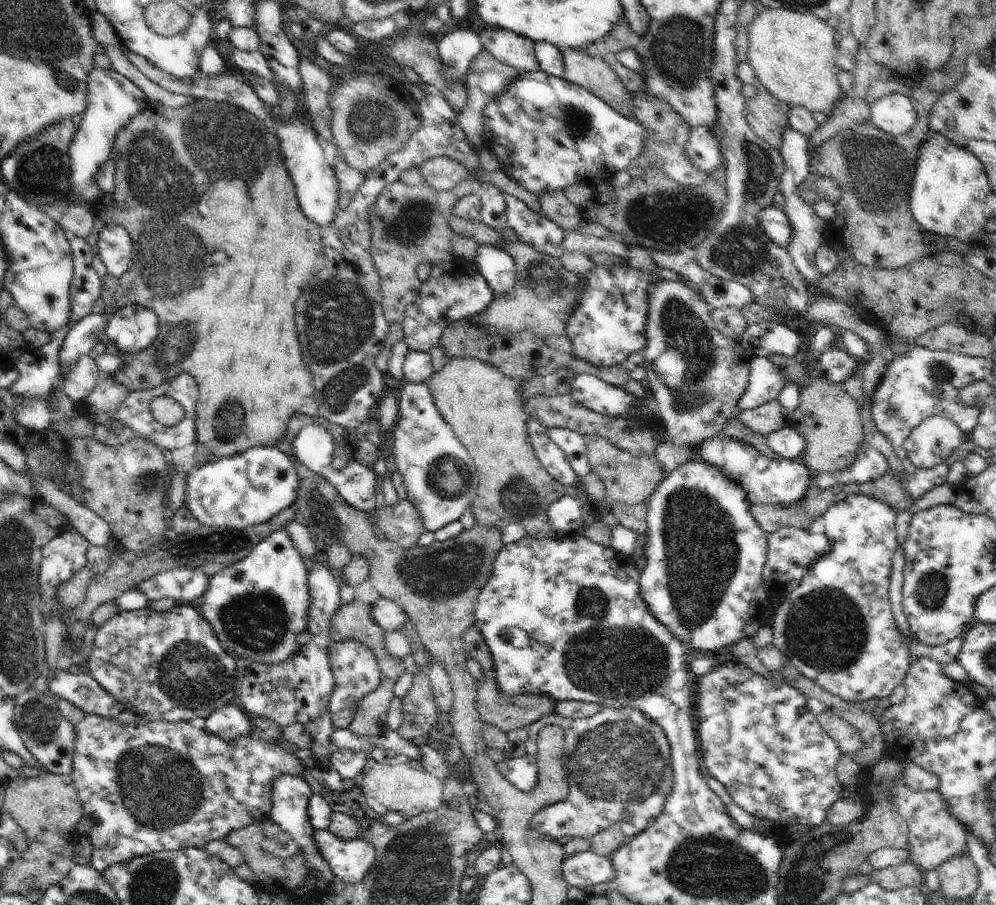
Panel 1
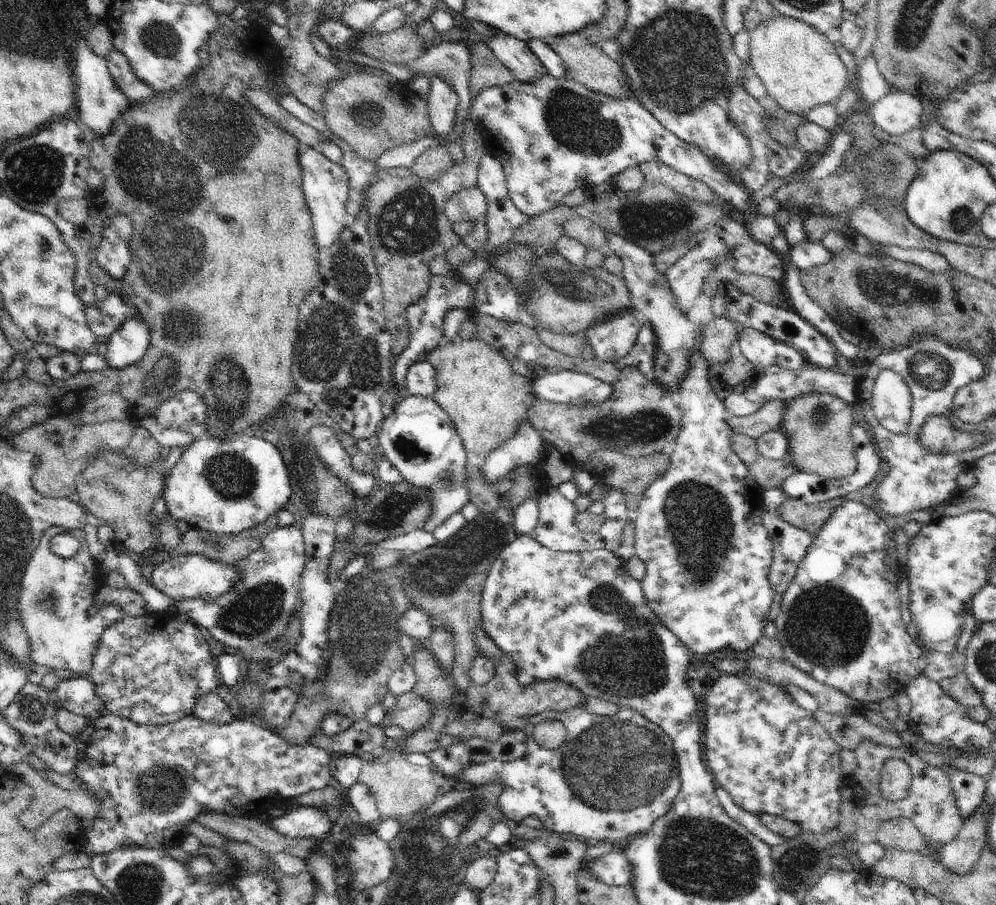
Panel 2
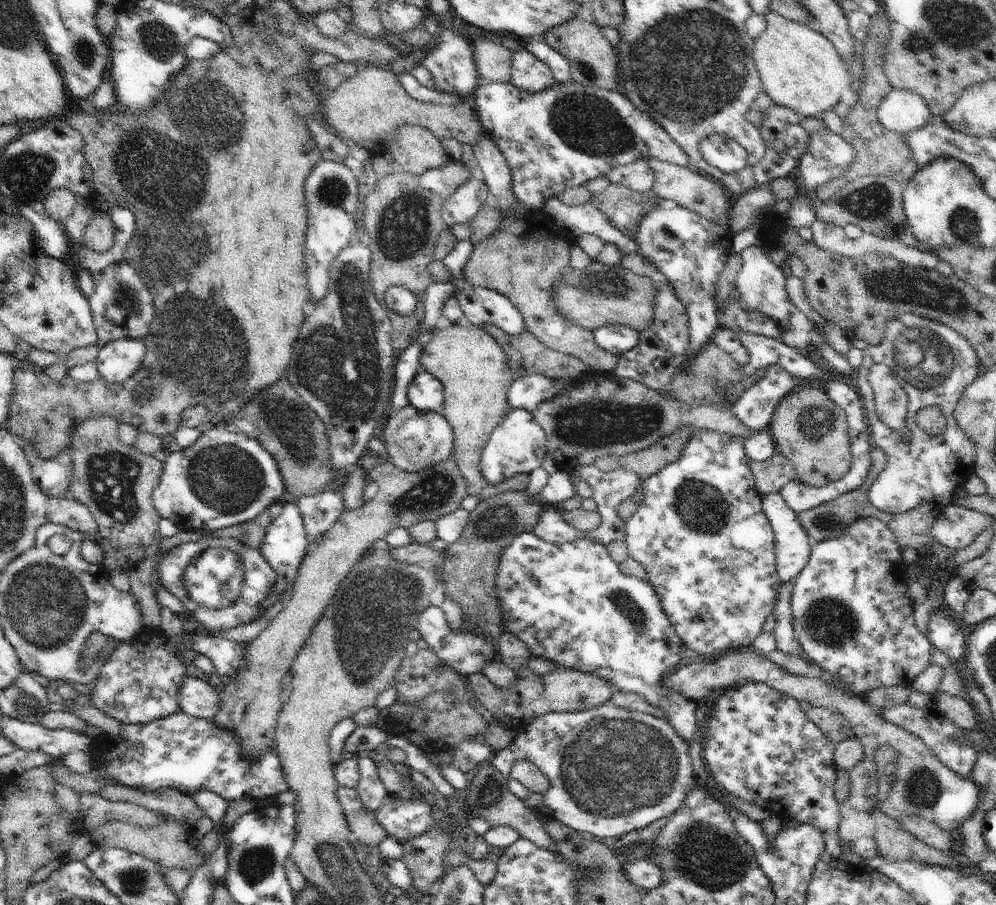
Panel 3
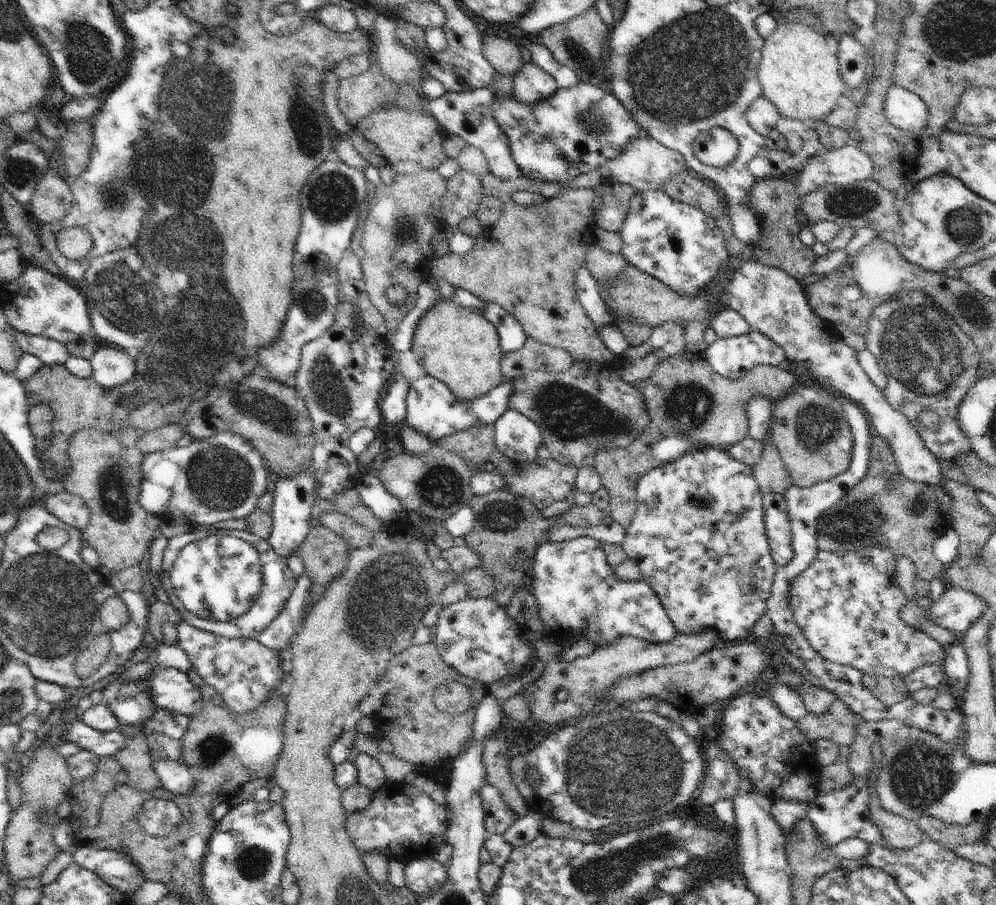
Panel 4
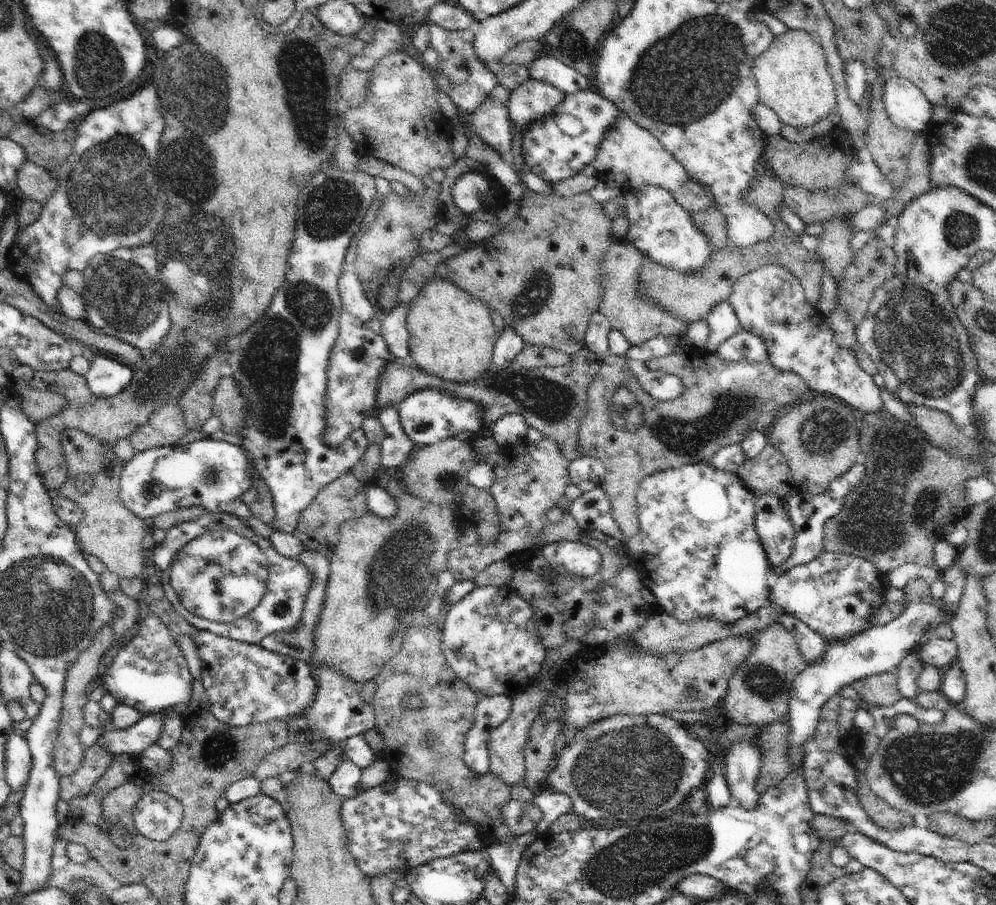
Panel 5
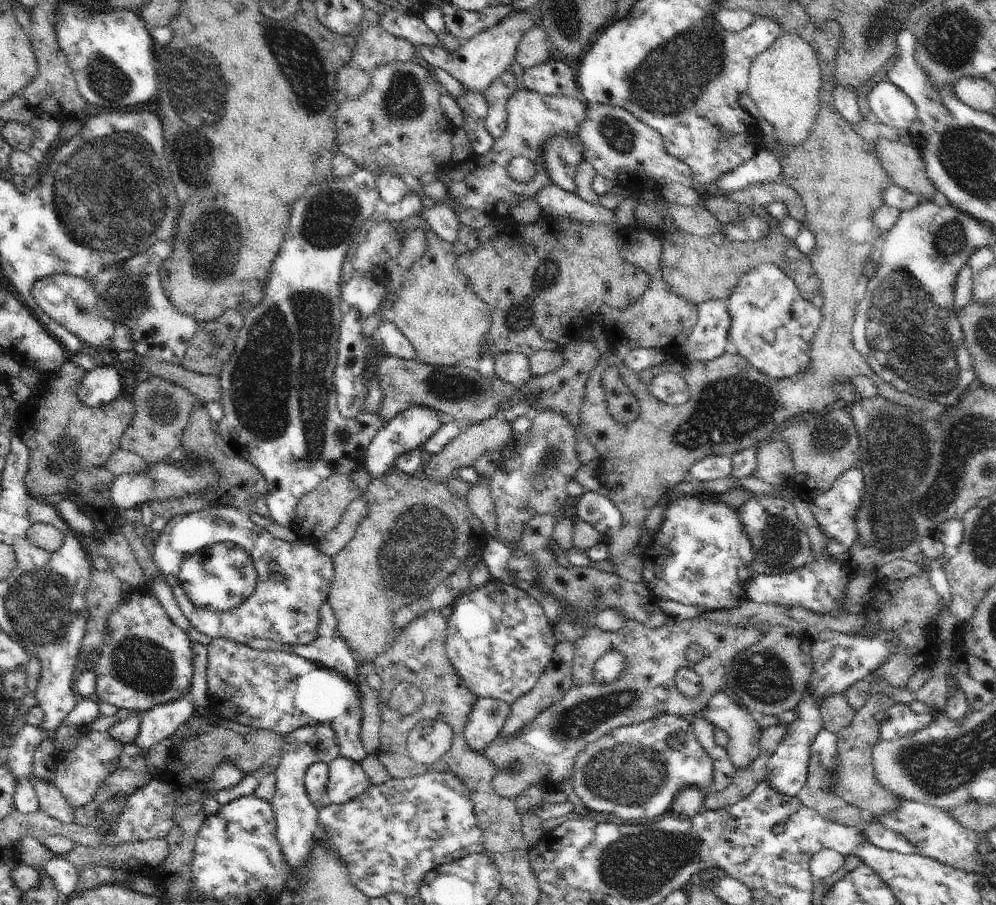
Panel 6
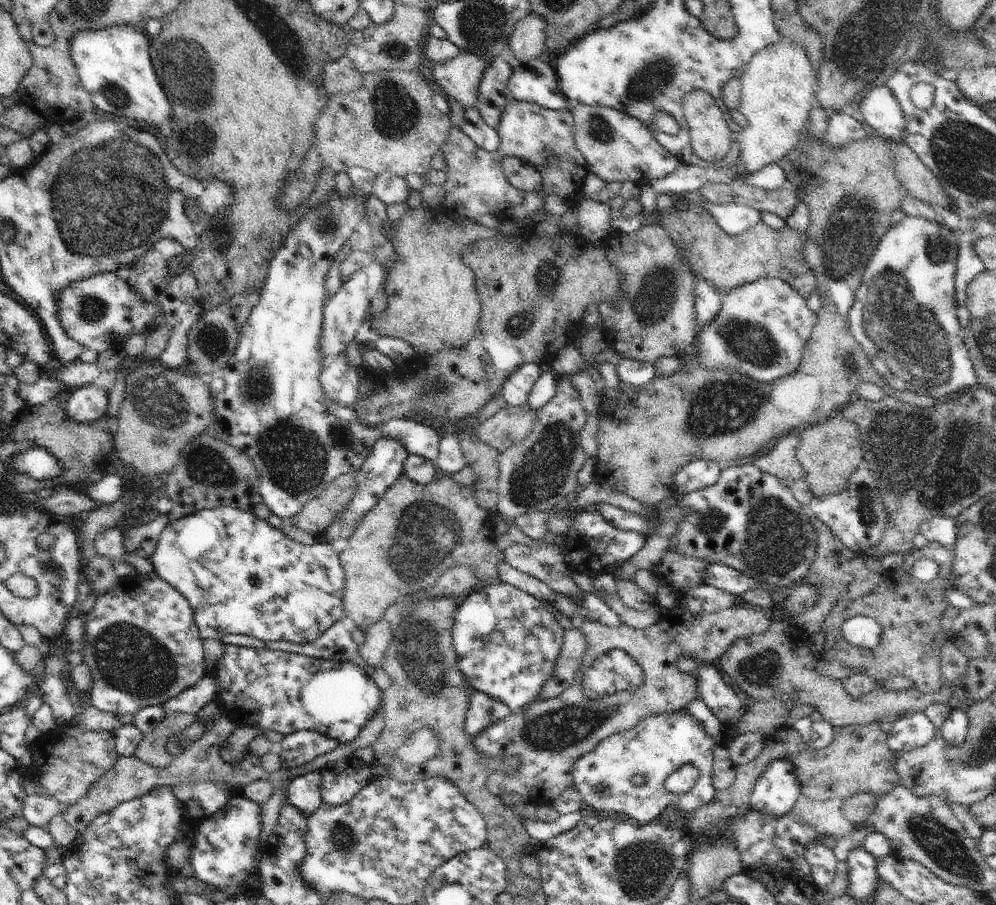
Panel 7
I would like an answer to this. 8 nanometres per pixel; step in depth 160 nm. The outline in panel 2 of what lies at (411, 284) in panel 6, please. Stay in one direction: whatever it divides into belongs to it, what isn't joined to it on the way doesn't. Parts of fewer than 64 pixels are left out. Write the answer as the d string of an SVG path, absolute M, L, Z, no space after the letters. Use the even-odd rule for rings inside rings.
M480 339L448 343L430 351L426 360L432 364L436 373L436 392L431 398L450 415L463 440L467 452L465 483L469 488L469 500L477 506L480 514L496 512L506 504L514 514L514 510L524 500L529 498L538 502L549 486L549 480L539 463L518 466L518 476L514 476L510 496L507 496L508 490L494 490L492 483L485 481L482 470L487 455L512 438L517 428L527 420L529 397L533 394L533 379L519 375L499 352Z

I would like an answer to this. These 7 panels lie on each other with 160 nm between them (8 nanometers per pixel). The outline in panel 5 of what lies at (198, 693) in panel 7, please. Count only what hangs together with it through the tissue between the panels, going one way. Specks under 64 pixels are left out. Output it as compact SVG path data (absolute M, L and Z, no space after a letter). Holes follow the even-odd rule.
M168 714L146 715L130 728L106 731L98 738L97 743L111 755L138 756L158 740L166 715Z

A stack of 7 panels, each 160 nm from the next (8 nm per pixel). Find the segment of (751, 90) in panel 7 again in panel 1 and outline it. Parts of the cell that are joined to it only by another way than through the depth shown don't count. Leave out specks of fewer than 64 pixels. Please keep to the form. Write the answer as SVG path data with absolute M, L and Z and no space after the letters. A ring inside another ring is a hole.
M767 8L759 12L749 26L747 61L757 80L779 101L784 101L790 106L805 106L811 112L824 111L829 114L844 95L836 79L838 72L834 70L834 54L840 36L835 28L828 26L825 20L815 17L812 13Z

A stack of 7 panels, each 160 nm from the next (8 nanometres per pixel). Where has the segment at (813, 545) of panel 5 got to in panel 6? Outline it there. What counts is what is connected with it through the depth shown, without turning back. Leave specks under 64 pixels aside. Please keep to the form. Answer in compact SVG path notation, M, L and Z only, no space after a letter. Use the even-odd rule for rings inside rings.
M860 468L850 469L834 481L828 492L818 495L810 501L809 507L813 517L818 521L827 538L823 550L824 557L837 557L840 553L848 553L850 547L855 543L857 528L854 519L861 503L864 485L864 475Z

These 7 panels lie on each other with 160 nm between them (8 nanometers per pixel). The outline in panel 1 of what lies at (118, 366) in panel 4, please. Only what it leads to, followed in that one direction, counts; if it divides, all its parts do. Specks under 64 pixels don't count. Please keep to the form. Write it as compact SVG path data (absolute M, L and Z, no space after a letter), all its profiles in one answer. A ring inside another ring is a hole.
M130 303L110 316L102 337L110 338L121 352L131 355L150 346L158 331L158 315L147 306Z

